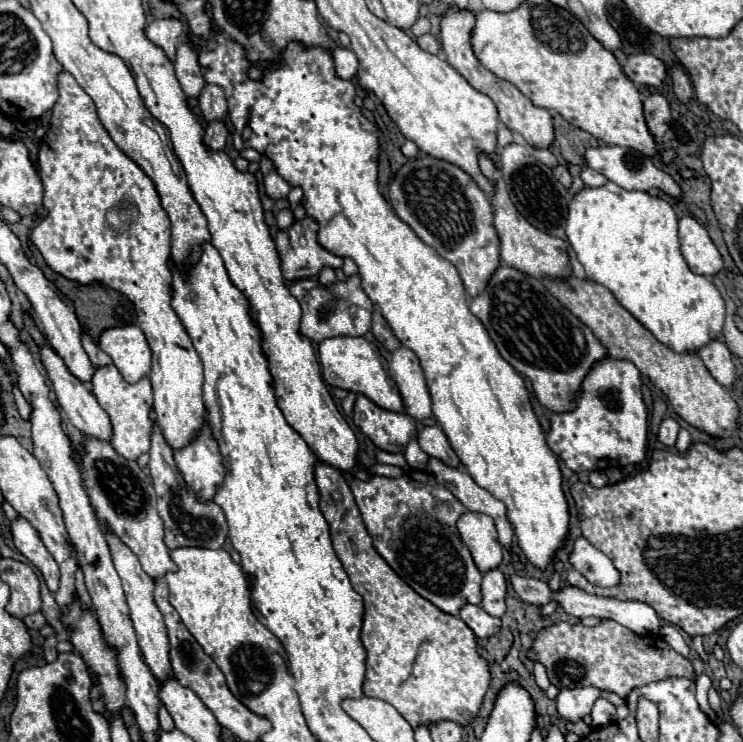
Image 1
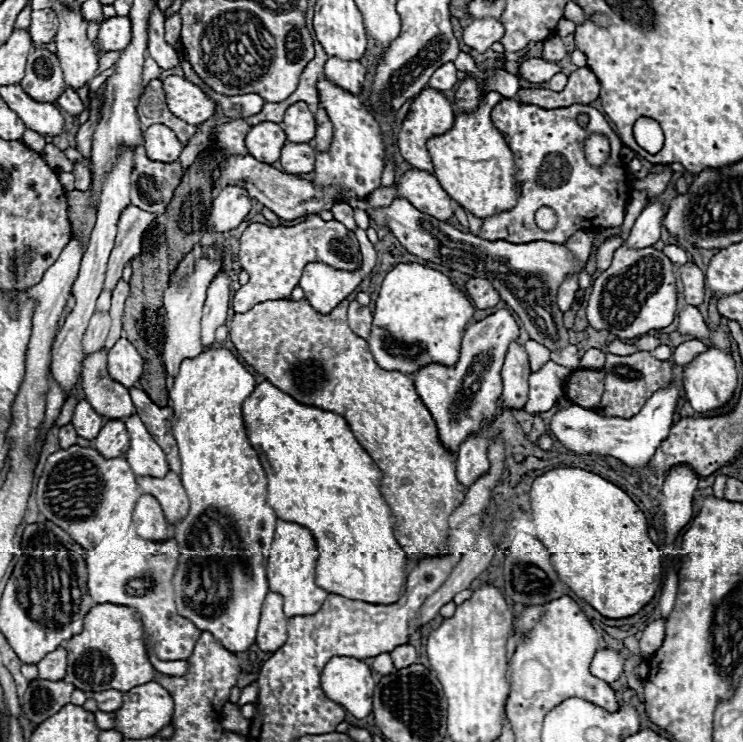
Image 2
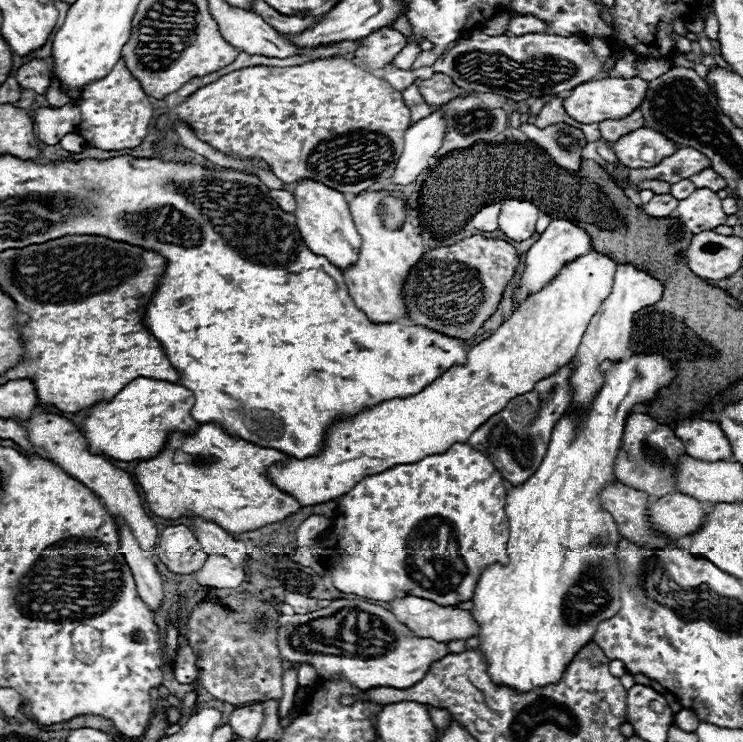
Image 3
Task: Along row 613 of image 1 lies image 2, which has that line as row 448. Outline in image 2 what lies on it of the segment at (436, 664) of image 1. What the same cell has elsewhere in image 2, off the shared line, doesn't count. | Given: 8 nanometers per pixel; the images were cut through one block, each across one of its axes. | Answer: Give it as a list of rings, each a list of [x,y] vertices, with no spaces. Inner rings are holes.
[[[306,298],[302,300],[268,300],[256,304],[244,314],[234,314],[230,324],[230,338],[238,356],[254,374],[262,374],[282,392],[290,394],[302,404],[310,404],[346,418],[350,430],[384,472],[380,490],[390,506],[394,518],[394,538],[408,558],[424,558],[434,554],[446,544],[448,516],[464,502],[464,486],[456,480],[456,456],[452,456],[438,440],[436,424],[416,394],[414,380],[402,372],[390,372],[376,364],[364,338],[356,336],[346,318],[348,298],[338,304],[330,314],[314,312]]]

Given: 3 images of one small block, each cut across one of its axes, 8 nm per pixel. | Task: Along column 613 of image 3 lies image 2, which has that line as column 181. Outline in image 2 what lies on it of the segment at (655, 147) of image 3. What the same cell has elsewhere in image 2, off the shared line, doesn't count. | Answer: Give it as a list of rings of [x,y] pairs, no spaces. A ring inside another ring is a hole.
[[[152,124],[144,132],[144,148],[150,160],[156,162],[174,162],[182,152],[182,142],[176,134],[164,124]]]

